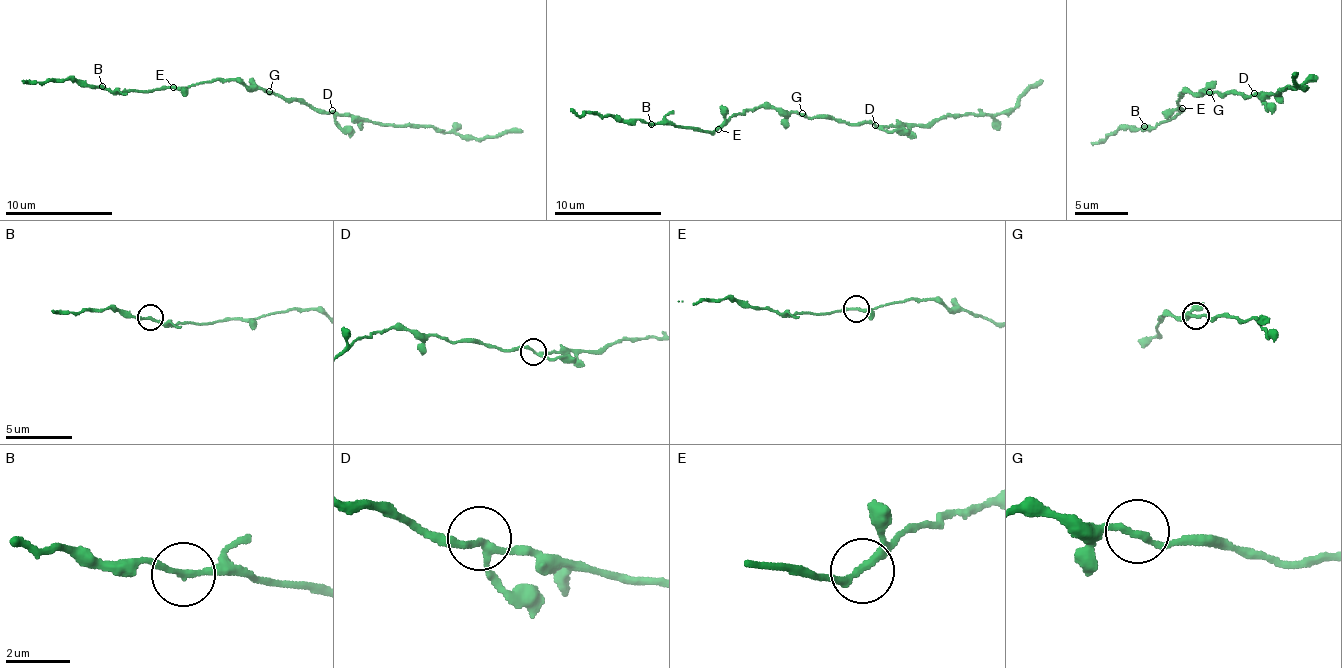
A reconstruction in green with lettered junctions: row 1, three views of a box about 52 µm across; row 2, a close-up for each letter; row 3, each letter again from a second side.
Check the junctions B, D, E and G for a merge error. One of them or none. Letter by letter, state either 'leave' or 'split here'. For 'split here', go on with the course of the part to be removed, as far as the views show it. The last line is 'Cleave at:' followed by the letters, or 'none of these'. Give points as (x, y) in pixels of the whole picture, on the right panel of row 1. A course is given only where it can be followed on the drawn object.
B: leave
D: leave
E: leave
G: leave
Cleave at: none of these

